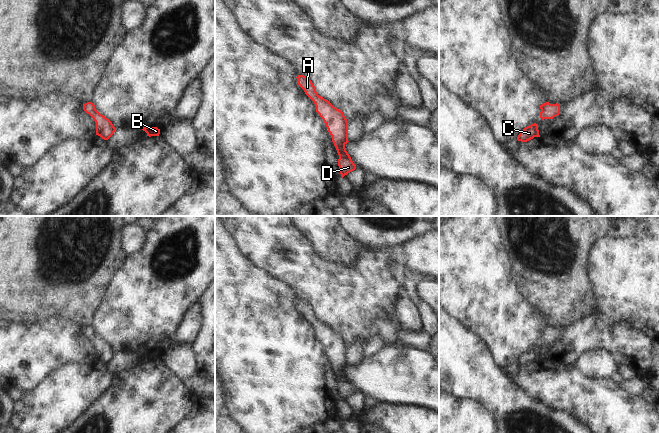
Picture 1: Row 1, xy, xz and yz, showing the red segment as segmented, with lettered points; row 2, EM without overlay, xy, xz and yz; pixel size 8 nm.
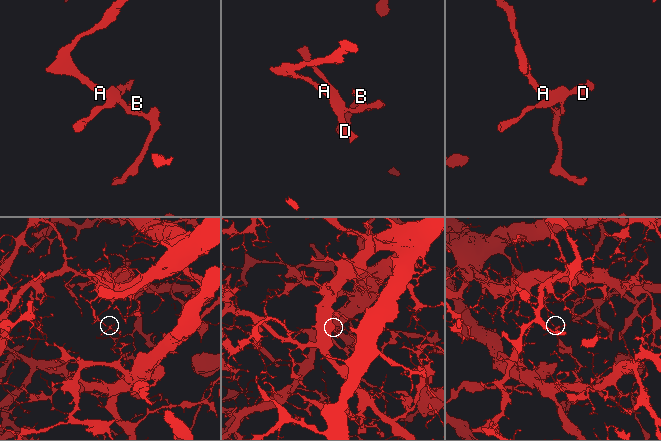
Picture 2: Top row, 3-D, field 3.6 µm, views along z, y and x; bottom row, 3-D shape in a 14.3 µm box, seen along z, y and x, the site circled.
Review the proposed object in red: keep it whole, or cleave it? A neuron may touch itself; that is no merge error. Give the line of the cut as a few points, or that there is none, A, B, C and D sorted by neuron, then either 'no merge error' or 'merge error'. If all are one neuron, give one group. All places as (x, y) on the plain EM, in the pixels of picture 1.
no cut | A B C D | no merge error

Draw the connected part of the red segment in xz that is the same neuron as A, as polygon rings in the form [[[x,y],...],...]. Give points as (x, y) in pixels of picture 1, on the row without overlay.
[[[298,299],[296,302],[298,309],[314,326],[316,336],[323,343],[328,356],[332,360],[332,366],[339,379],[338,390],[341,401],[343,402],[345,399],[356,393],[356,389],[353,387],[345,372],[345,369],[349,366],[348,345],[341,334],[337,333],[328,324],[317,318],[316,311],[308,301]]]

